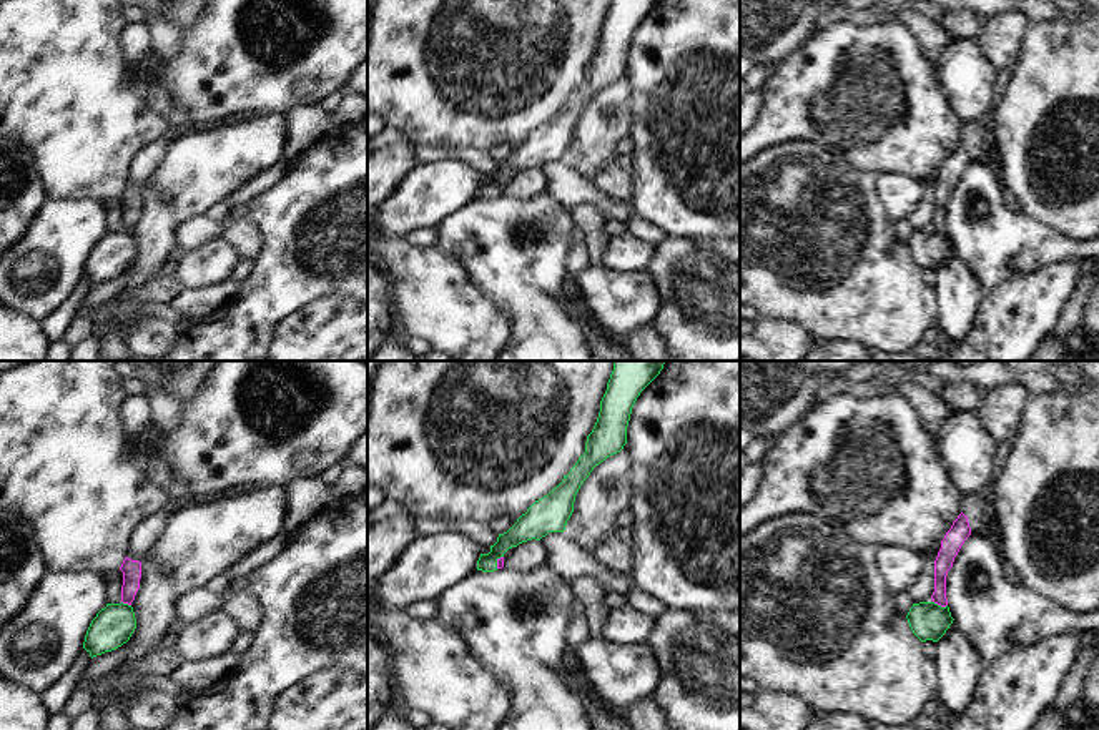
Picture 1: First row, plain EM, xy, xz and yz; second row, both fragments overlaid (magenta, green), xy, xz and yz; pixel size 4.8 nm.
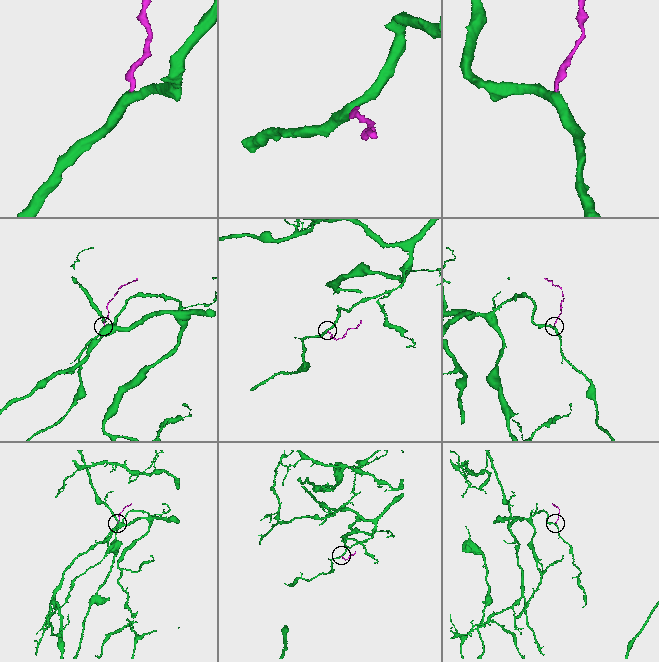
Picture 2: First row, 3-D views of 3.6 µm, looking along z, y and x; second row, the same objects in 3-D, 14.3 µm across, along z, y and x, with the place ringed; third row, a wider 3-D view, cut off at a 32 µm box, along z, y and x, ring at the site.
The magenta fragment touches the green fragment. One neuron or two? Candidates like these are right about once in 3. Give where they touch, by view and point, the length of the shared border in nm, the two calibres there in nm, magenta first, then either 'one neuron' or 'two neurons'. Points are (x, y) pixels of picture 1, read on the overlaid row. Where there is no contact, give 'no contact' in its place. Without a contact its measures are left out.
meets magenta in yz at (940, 604); contact 80 nm long; 90 nm thick on the magenta side, 190 nm on the other; one neuron

